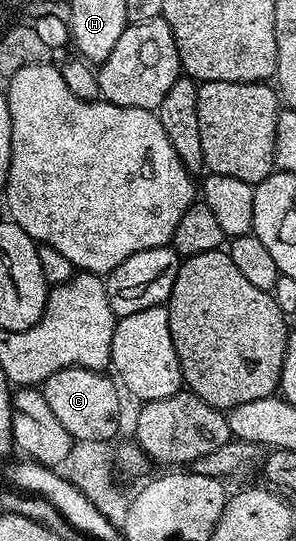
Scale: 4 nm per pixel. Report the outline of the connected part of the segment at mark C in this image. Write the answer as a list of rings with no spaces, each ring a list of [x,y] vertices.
[[[69,366],[52,372],[52,376],[48,376],[48,380],[41,383],[40,389],[44,400],[48,400],[48,408],[52,408],[56,420],[60,420],[60,425],[75,442],[84,440],[110,442],[113,439],[113,434],[118,430],[120,390],[109,373]]]

